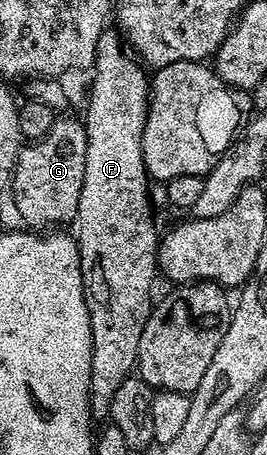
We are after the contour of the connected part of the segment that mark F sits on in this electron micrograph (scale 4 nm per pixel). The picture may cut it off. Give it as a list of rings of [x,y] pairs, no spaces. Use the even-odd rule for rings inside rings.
[[[103,31],[98,42],[98,57],[93,65],[89,103],[84,109],[88,157],[76,220],[76,226],[79,227],[79,231],[76,231],[78,252],[82,255],[82,270],[88,276],[86,304],[90,310],[94,342],[90,390],[95,406],[102,409],[109,408],[119,387],[138,366],[140,341],[152,314],[150,298],[154,295],[154,282],[158,279],[158,263],[160,267],[158,227],[154,224],[154,211],[150,208],[152,183],[146,174],[146,161],[142,152],[142,128],[148,113],[148,75],[146,79],[147,72],[143,64],[133,54],[126,55],[112,31]]]

